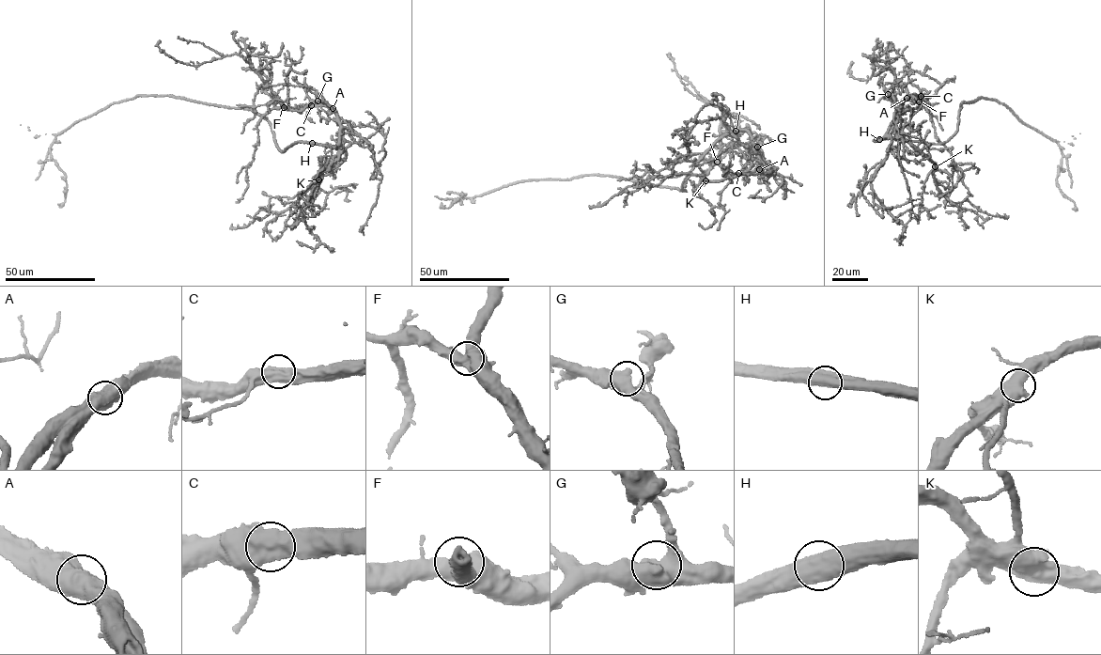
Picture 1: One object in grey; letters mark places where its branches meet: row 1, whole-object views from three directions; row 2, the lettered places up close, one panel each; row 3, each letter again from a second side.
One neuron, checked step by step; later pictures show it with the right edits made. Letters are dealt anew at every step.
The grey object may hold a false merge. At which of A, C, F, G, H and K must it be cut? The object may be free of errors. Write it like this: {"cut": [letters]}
{"cut": ["A"]}

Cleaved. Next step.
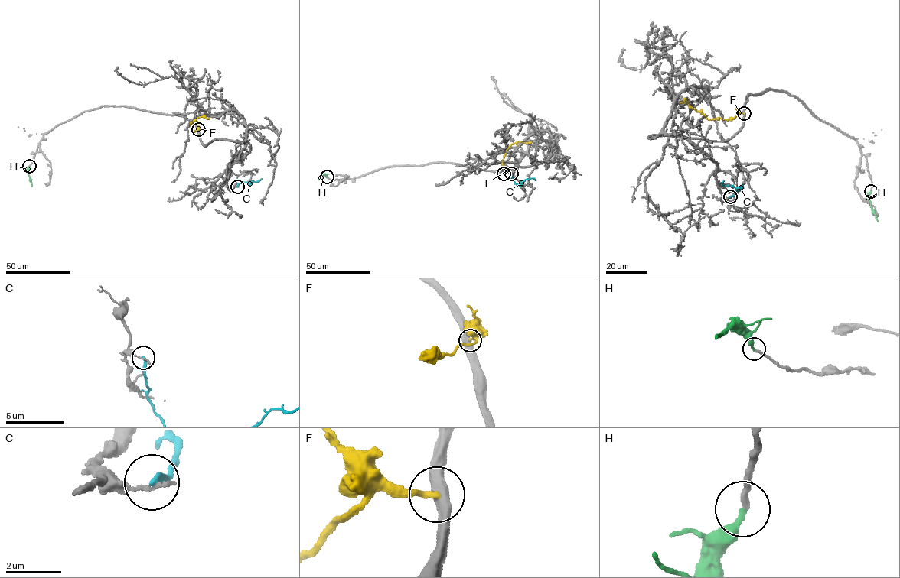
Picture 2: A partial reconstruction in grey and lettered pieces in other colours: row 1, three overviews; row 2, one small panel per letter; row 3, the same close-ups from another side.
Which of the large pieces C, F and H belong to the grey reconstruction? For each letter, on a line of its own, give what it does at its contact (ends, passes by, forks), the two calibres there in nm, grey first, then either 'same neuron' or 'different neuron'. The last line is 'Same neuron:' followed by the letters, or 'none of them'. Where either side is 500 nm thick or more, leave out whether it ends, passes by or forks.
C: it ends there; 140 nm thick on the grey side, 220 nm on the other; different neuron
F: it ends there; 480 nm thick on the grey side, 190 nm on the other; different neuron
H: it ends there; 240 nm thick on the grey side, 280 nm on the other; same neuron
Same neuron: H

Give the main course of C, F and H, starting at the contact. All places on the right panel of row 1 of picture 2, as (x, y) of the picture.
C: (730, 197), (742, 187), (722, 185), (723, 180)
F: (744, 113), (726, 120), (721, 118), (708, 119), (684, 99), (683, 102), (679, 102)
H: (871, 191), (869, 201), (878, 222)

